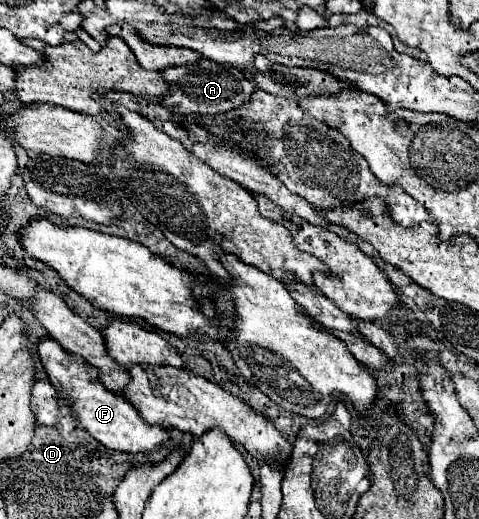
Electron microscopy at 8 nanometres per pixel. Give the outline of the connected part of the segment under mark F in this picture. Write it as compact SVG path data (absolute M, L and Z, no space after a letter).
M45 339L39 345L39 357L43 361L43 367L51 383L61 391L63 397L71 401L71 409L73 409L73 415L79 419L79 425L87 433L91 433L91 437L101 441L107 449L115 449L131 455L153 453L171 439L169 431L157 425L145 423L145 419L139 415L139 411L135 411L135 407L131 407L127 399L107 391L103 383L99 383L99 371L95 371L95 367L91 367L77 355L67 353L57 341Z

